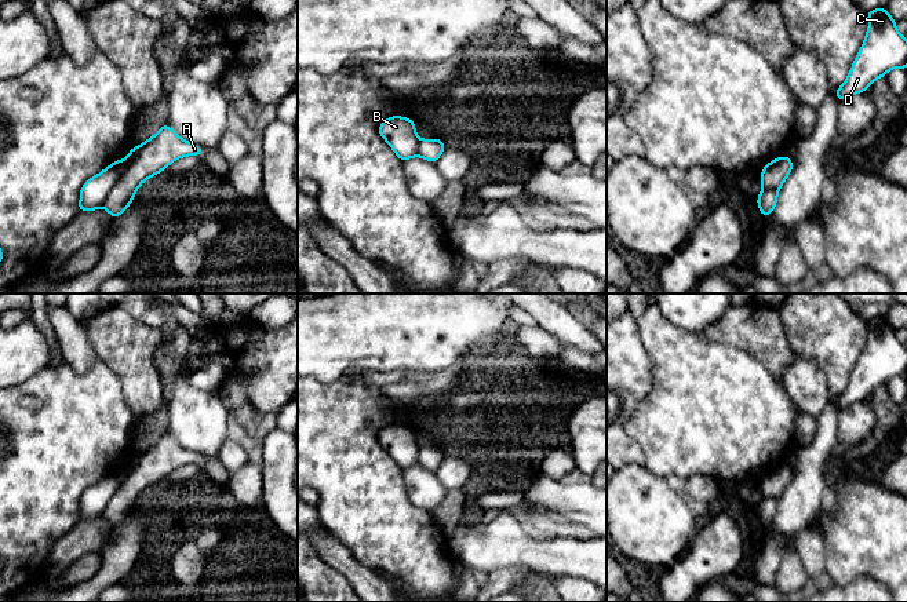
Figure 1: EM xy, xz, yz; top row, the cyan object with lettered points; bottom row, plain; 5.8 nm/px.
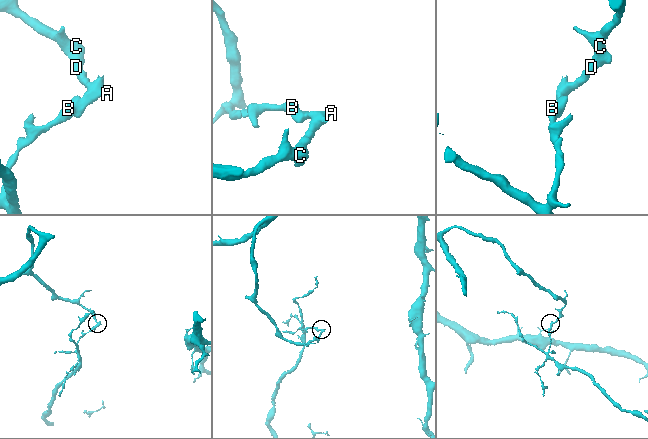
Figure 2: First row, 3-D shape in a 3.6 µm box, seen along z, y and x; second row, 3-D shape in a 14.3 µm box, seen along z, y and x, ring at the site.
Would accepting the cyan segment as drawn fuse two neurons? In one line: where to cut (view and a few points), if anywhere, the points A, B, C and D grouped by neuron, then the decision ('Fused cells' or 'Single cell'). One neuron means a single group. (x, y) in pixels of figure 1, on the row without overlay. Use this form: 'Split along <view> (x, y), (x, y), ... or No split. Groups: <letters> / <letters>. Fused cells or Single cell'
Split along xy (124, 469), (121, 484), (102, 514). Groups: A C D / B. Fused cells

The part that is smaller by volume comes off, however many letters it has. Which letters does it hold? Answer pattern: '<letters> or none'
B

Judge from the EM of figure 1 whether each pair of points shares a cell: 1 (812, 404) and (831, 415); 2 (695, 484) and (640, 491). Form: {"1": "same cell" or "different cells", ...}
{"1": "different cells", "2": "different cells"}

